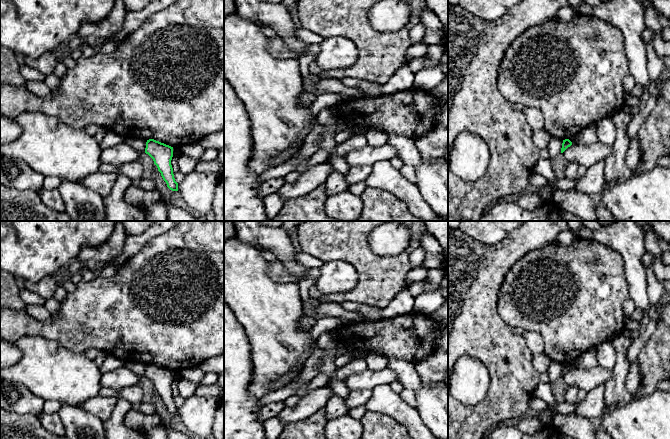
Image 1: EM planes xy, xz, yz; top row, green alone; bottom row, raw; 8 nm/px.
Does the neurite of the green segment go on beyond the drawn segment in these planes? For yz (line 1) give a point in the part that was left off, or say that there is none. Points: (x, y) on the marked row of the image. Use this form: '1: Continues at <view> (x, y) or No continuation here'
1: No continuation here

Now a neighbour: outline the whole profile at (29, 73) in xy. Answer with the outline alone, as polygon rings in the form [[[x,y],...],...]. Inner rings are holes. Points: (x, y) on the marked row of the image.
[[[24,64],[20,66],[20,73],[27,81],[43,81],[45,75],[39,70]]]

